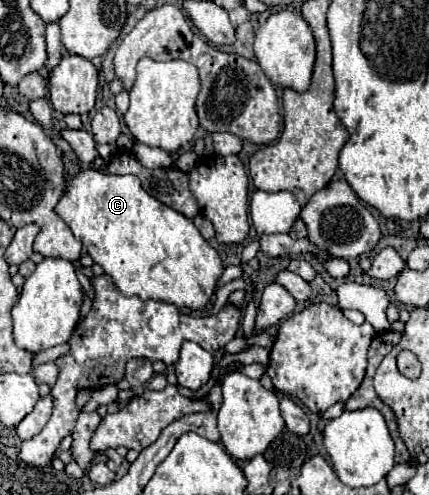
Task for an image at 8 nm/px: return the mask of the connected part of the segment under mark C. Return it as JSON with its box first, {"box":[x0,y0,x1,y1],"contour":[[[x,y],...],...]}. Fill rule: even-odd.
{"box":[55,169,223,311],"contour":[[[95,169],[79,171],[67,179],[67,187],[55,213],[71,227],[73,235],[83,241],[83,247],[87,247],[91,259],[103,267],[117,289],[127,297],[137,295],[143,301],[159,299],[195,311],[207,305],[215,283],[223,273],[223,263],[217,251],[201,237],[193,221],[151,197],[135,175],[105,175]]]}

